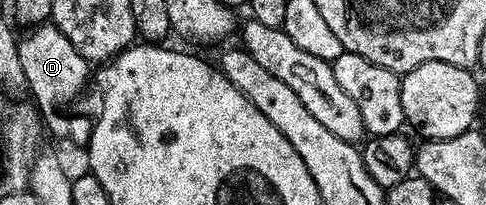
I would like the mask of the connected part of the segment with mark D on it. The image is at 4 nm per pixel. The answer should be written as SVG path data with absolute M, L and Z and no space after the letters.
M43 24L27 29L25 33L26 35L21 35L18 43L20 64L26 77L25 89L30 90L31 96L34 97L33 105L40 111L45 129L47 126L56 137L67 138L70 142L89 143L91 119L86 119L82 114L61 114L58 109L68 105L85 88L90 70L92 74L91 63L87 62L84 56L80 56L76 48L72 48L72 40L68 40L68 36L64 36L58 26Z

